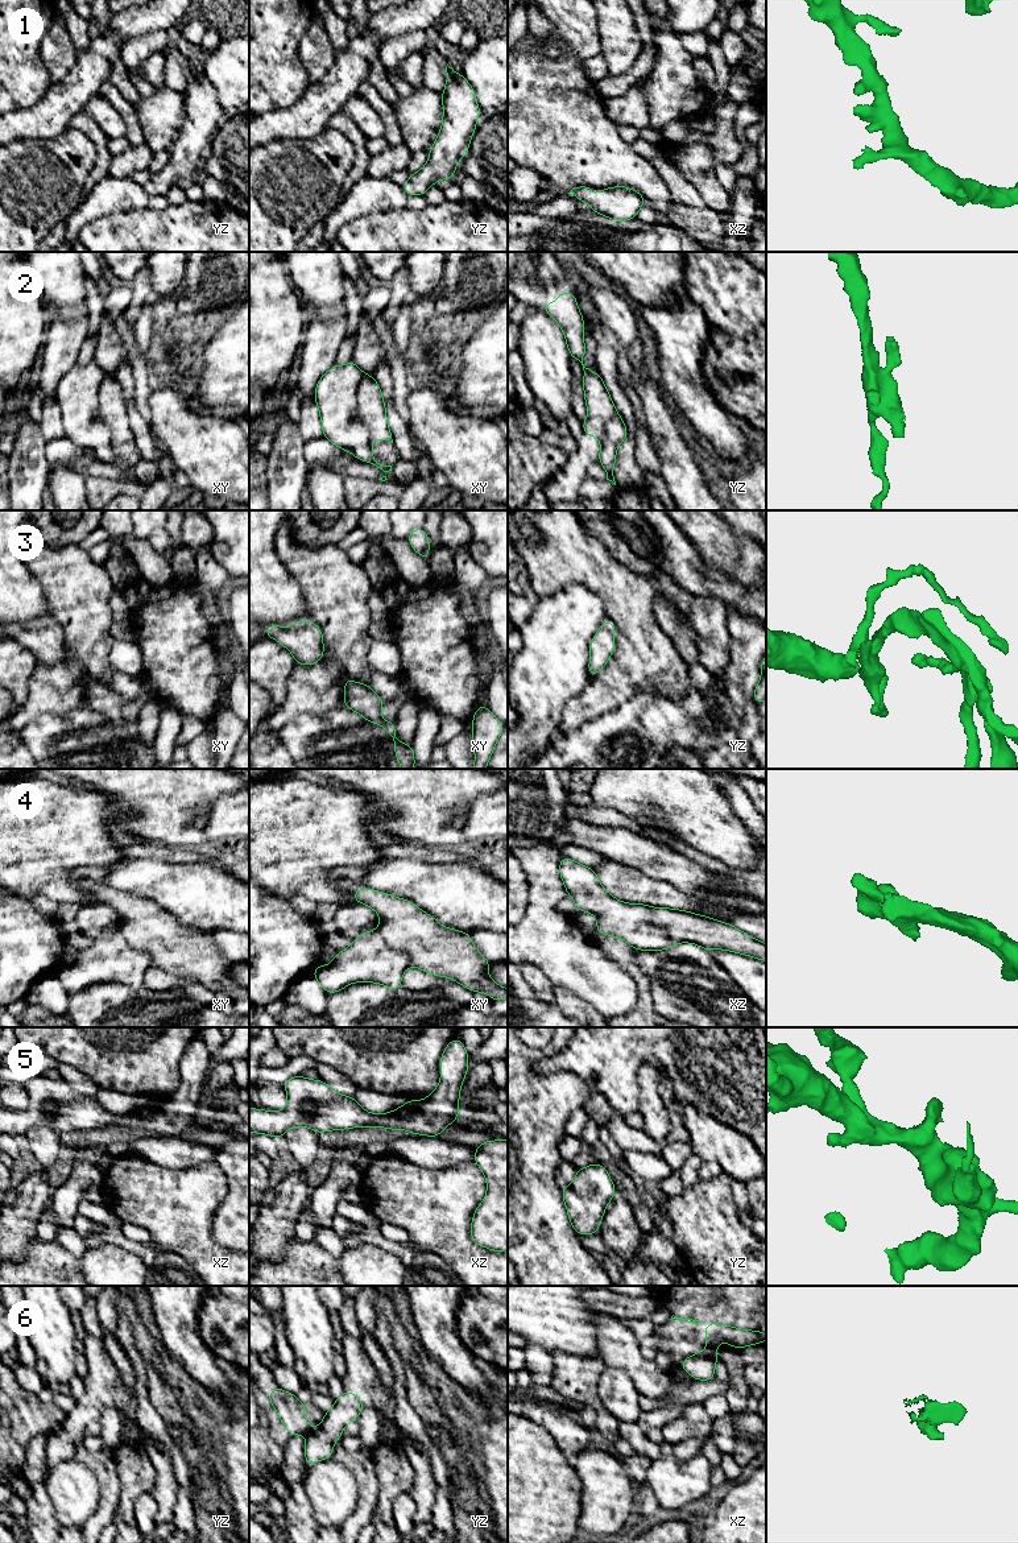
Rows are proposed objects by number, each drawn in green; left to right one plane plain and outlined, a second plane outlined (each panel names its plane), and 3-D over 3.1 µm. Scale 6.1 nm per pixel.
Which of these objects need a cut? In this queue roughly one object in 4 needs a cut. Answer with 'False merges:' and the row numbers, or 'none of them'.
False merges: 2, 4, 6

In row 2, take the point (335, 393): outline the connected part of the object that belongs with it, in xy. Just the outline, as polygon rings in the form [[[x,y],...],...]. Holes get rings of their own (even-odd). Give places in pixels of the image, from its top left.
[[[352,360],[345,365],[334,364],[316,382],[314,400],[319,408],[323,438],[361,462],[389,472],[392,466],[374,460],[369,430],[359,414],[357,388],[363,375]]]

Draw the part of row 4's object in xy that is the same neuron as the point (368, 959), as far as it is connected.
[[[369,930],[352,939],[349,947],[336,952],[330,965],[319,964],[311,973],[328,994],[352,983],[382,984],[397,990],[410,965],[405,952],[390,948],[380,931]]]

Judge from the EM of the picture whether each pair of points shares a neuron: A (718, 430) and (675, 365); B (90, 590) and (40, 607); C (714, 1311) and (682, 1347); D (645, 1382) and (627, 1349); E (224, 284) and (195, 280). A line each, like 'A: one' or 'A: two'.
A: one
B: two
C: one
D: one
E: one

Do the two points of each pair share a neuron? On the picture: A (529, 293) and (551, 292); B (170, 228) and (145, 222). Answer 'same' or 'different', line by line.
A: same
B: same

